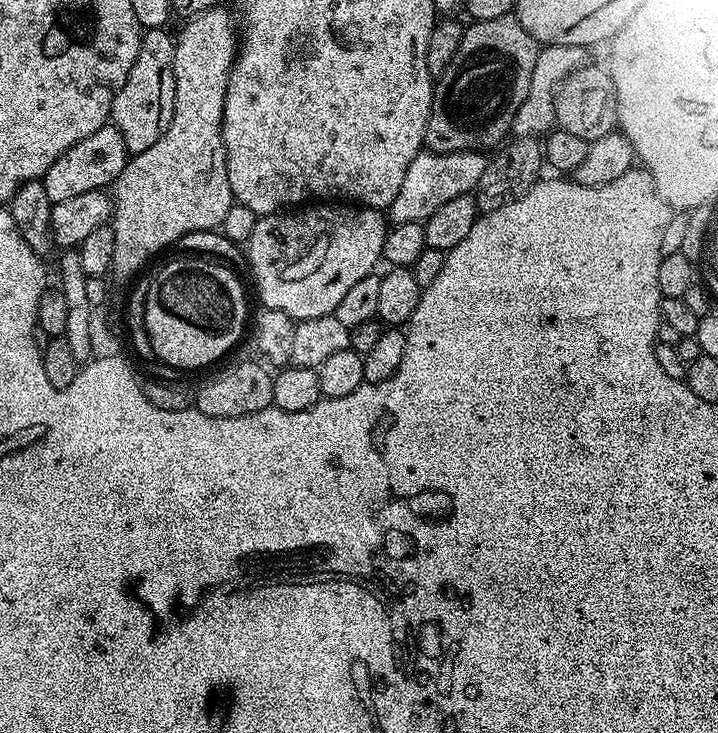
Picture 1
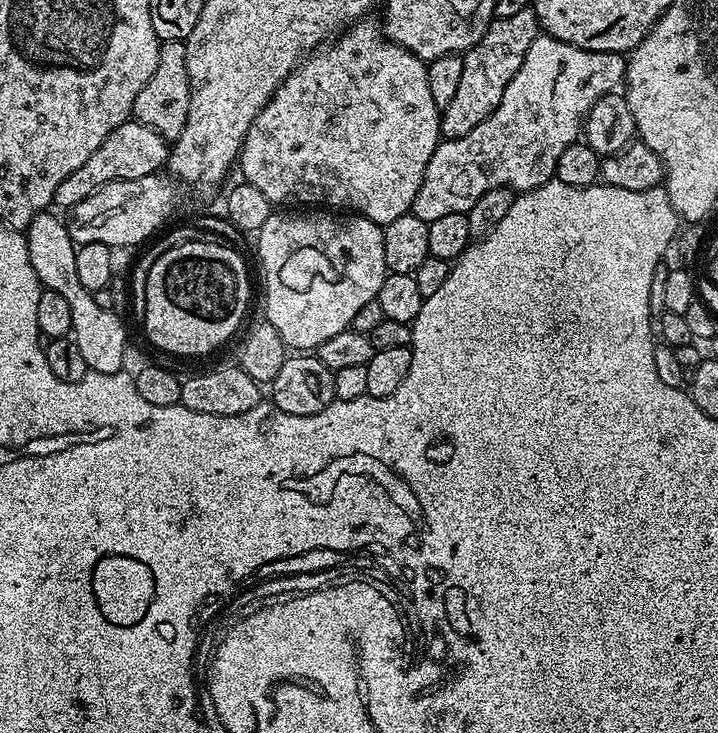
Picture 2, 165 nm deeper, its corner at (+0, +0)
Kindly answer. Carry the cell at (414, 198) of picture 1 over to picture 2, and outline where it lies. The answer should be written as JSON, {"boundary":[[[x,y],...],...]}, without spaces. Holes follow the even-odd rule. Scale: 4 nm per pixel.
{"boundary":[[[539,35],[530,42],[518,74],[510,78],[502,102],[470,134],[453,140],[441,139],[426,166],[422,186],[412,203],[411,215],[422,218],[429,224],[434,218],[443,218],[445,214],[467,213],[486,194],[495,188],[510,188],[513,193],[529,192],[542,186],[556,175],[559,156],[566,151],[566,146],[581,139],[588,112],[604,96],[615,93],[623,85],[626,60],[618,52],[595,52],[570,46],[553,36]]]}

